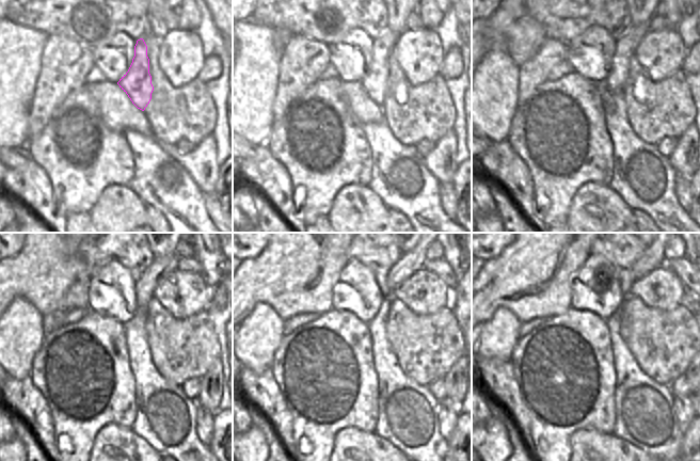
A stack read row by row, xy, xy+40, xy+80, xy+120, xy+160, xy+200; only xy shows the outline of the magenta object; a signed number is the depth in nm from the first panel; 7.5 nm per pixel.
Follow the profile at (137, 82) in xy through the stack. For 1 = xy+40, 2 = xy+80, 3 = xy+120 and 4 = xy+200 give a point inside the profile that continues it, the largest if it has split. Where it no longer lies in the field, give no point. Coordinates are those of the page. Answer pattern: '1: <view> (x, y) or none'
1: xy+40 (375, 82)
2: xy+80 (624, 47)
3: xy+120 (160, 268)
4: xy+200 (653, 257)

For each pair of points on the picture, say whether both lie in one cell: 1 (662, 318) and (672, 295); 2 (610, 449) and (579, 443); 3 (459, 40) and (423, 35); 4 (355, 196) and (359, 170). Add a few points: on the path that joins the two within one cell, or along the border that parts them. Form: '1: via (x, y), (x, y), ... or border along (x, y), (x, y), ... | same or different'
1: border along (641, 300), (656, 308), (672, 308), (686, 303) | different
2: via (603, 449), (595, 449), (587, 444) | same
3: border along (434, 30), (445, 53) | different
4: border along (368, 185), (347, 184), (334, 195) | different

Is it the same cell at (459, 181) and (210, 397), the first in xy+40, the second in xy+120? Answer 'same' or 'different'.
different

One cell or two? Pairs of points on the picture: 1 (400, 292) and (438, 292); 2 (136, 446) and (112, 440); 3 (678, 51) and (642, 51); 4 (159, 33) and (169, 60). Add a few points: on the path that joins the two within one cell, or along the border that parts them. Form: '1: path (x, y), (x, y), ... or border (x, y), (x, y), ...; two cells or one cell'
1: path (410, 292), (424, 296), (428, 293); one cell
2: path (130, 446), (117, 445); one cell
3: path (669, 51), (651, 51); one cell
4: border (169, 30), (159, 40); two cells

